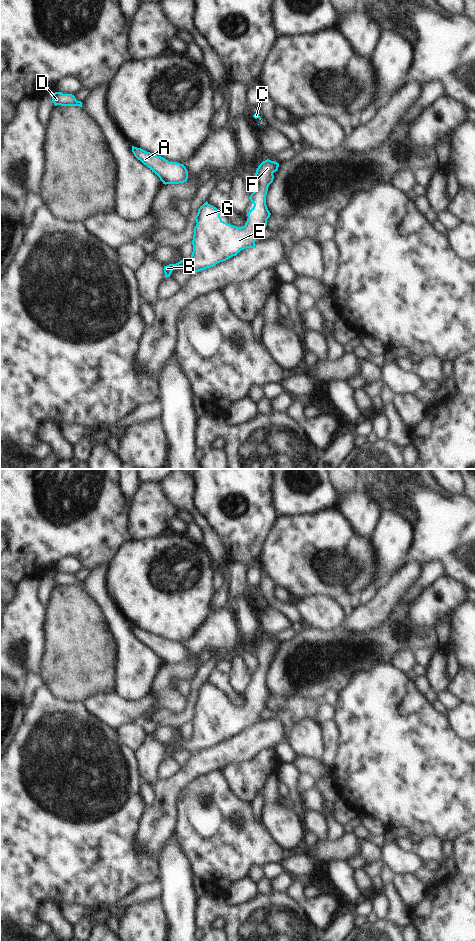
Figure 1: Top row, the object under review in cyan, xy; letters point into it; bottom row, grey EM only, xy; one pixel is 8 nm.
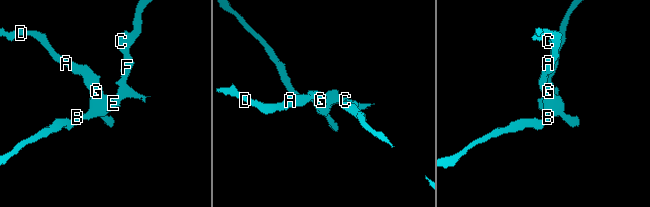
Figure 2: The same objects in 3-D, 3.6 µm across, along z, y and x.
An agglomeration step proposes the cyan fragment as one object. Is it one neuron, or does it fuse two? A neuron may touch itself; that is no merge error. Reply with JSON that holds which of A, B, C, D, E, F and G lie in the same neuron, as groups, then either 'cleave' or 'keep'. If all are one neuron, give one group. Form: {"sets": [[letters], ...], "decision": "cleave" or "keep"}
{"sets": [["A", "B", "C", "D", "E", "F", "G"]], "decision": "keep"}

